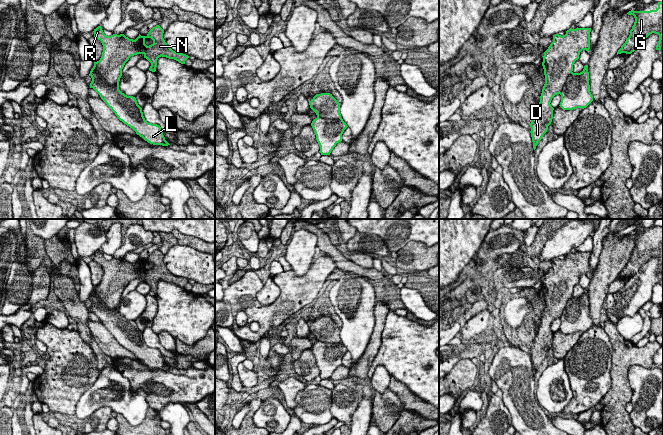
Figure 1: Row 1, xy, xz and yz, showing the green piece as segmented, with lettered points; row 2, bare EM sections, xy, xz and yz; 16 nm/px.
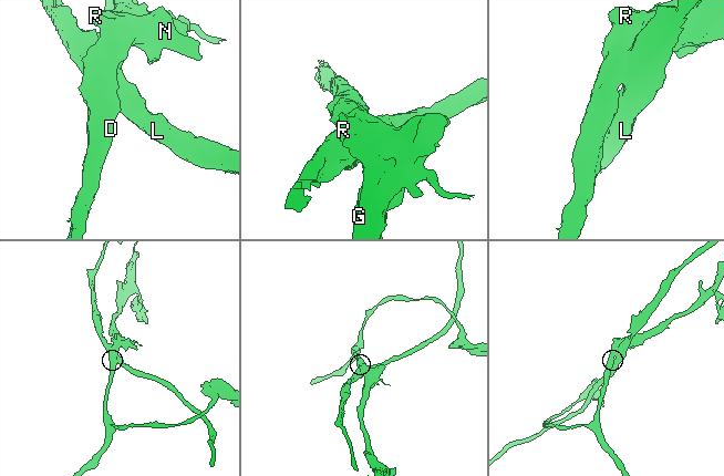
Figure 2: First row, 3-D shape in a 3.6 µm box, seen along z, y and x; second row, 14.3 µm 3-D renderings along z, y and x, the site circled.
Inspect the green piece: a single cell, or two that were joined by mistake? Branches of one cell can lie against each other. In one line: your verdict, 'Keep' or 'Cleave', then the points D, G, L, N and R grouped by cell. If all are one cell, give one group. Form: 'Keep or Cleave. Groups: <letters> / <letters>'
Cleave. Groups: D G N R / L

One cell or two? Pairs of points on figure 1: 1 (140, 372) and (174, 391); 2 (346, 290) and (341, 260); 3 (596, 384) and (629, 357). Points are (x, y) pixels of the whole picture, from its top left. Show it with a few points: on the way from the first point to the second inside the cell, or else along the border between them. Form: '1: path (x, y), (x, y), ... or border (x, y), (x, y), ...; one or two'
1: path (148, 379), (161, 386), (166, 386); one
2: border (346, 271), (357, 273), (368, 279); two
3: border (613, 350), (610, 366), (610, 388), (603, 396); two

